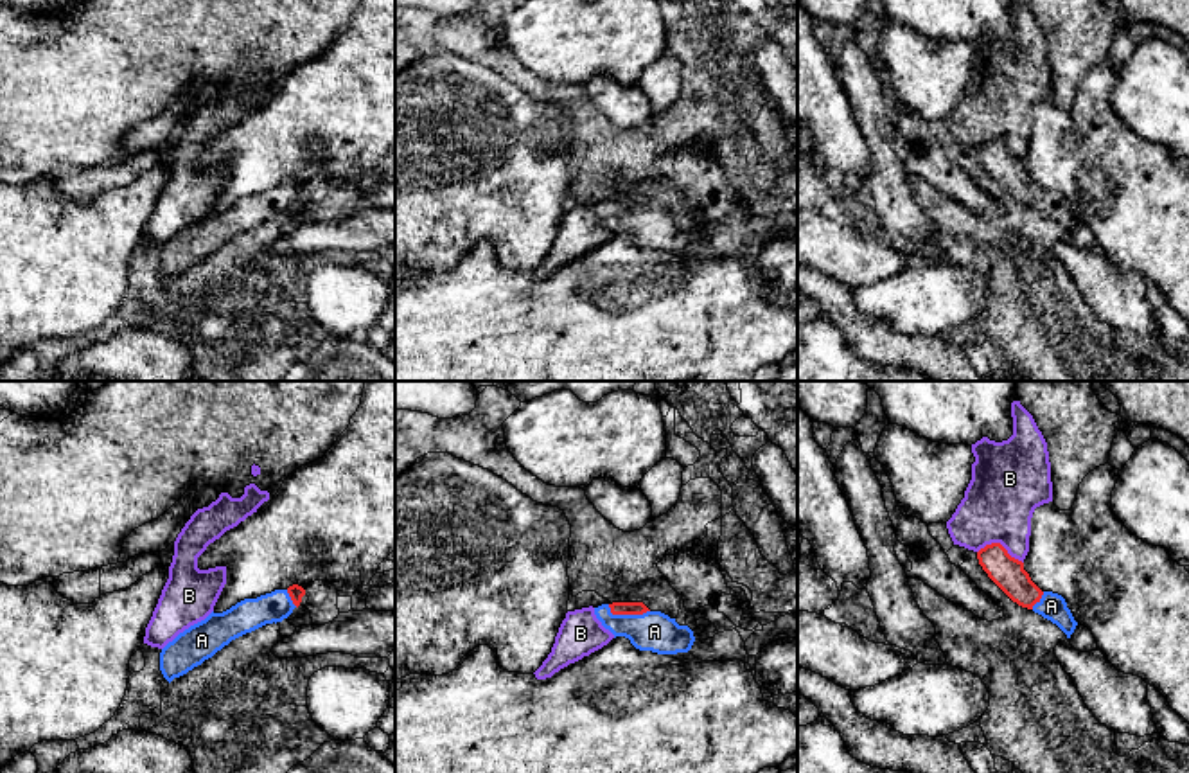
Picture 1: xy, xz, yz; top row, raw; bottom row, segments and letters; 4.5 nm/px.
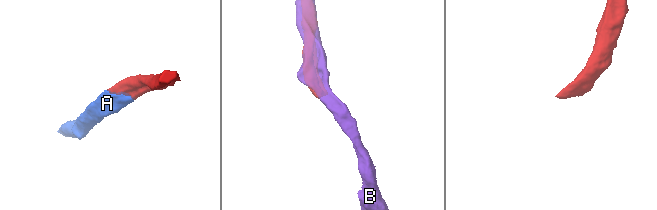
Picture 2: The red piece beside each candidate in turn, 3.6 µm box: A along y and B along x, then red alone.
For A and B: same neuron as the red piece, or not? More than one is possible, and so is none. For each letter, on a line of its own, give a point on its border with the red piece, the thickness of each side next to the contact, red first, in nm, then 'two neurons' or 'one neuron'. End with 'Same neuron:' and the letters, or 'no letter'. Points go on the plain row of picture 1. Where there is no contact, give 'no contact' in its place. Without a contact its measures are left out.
A: xz (627, 211) | 60/180 nm | one neuron
B: yz (1001, 142) | 150/320 nm | two neurons
Same neuron: A

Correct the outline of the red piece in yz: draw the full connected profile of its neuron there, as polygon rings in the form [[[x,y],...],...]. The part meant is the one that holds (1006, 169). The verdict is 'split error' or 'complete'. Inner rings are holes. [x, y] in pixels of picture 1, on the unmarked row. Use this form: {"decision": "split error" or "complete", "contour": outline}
{"decision": "split error", "contour": [[[1000,140],[981,146],[977,156],[988,174],[1013,200],[1051,218],[1070,235],[1078,219],[1067,205],[1065,196],[1052,189],[1042,189],[1024,167],[1022,158],[1011,155]]]}

